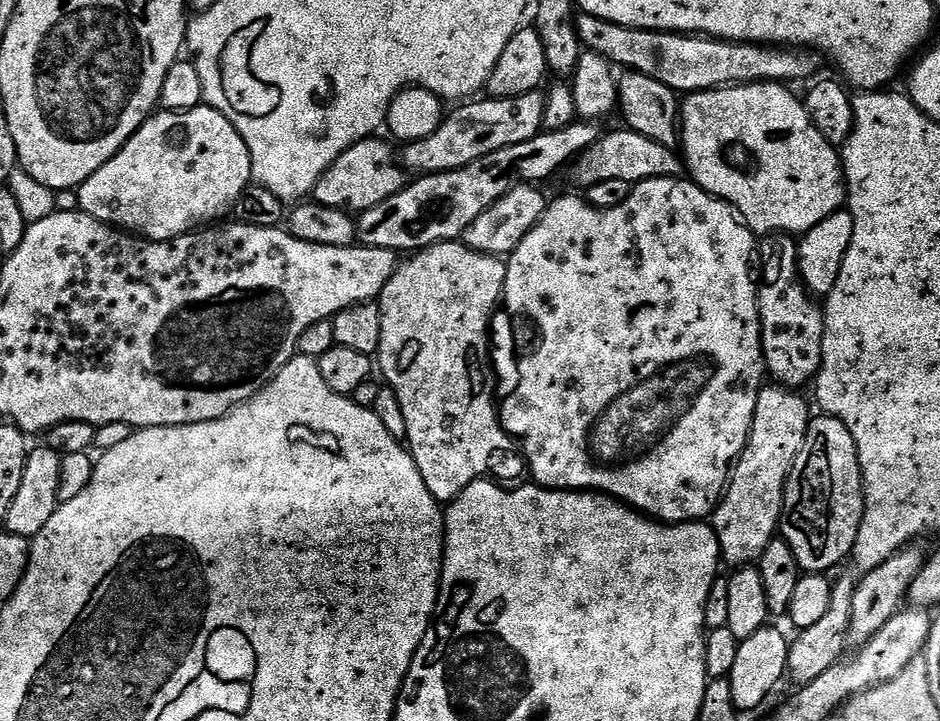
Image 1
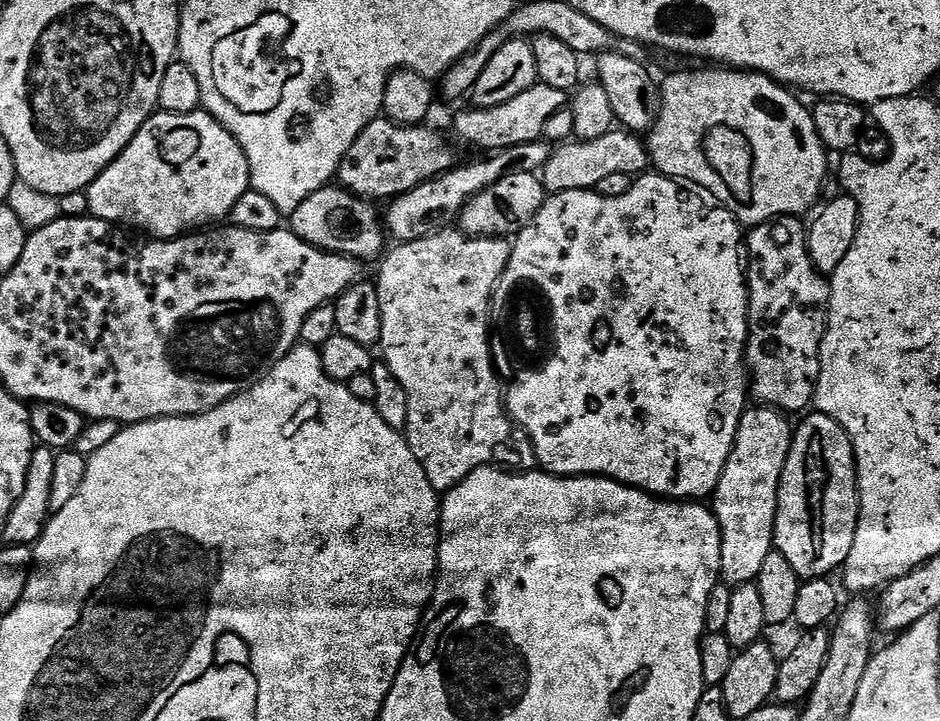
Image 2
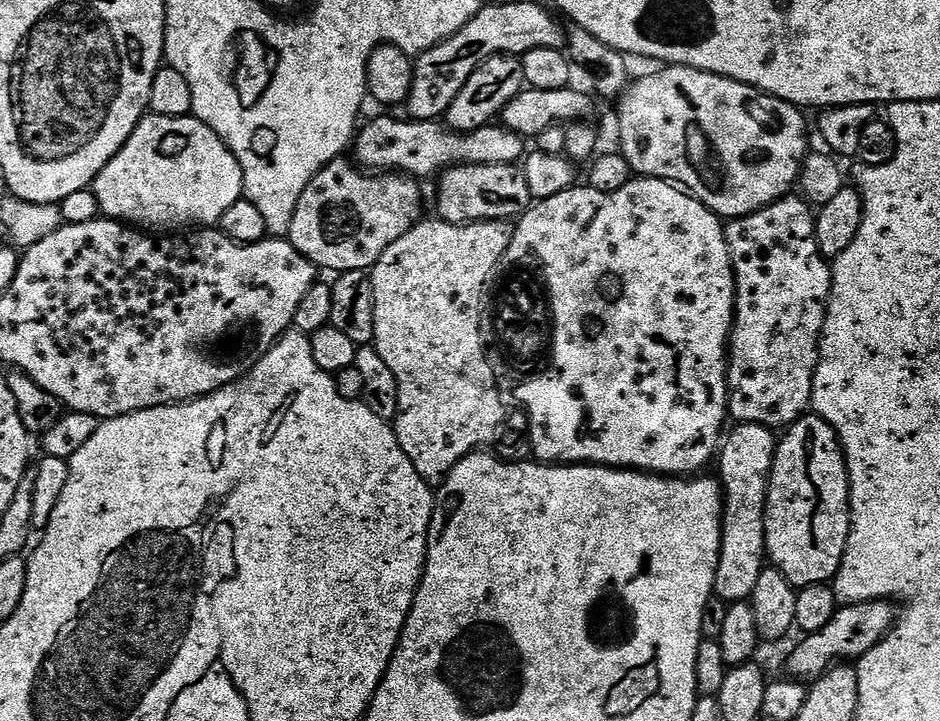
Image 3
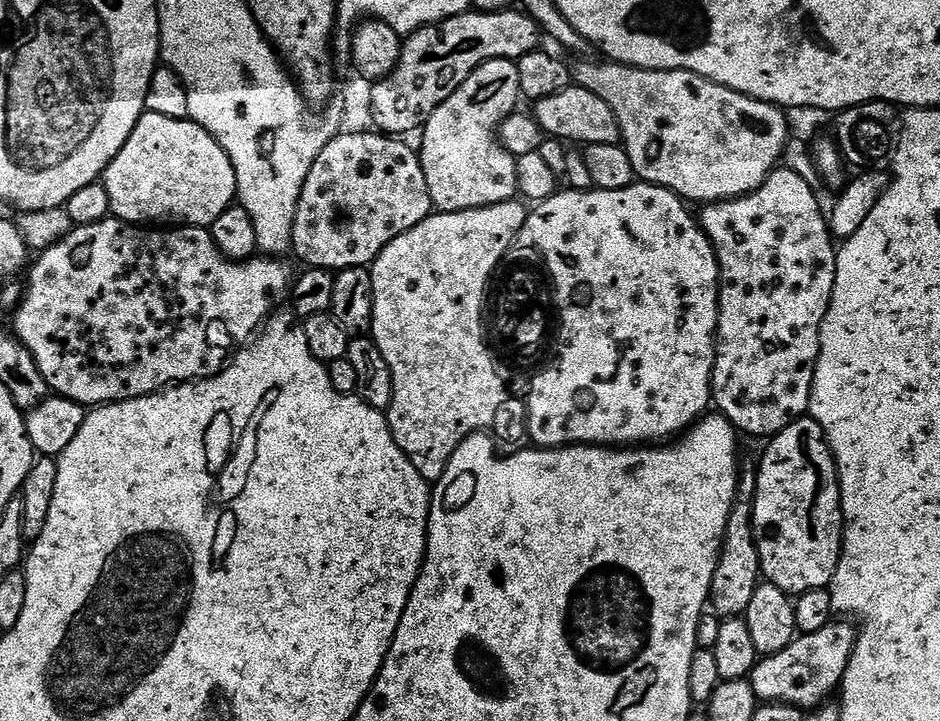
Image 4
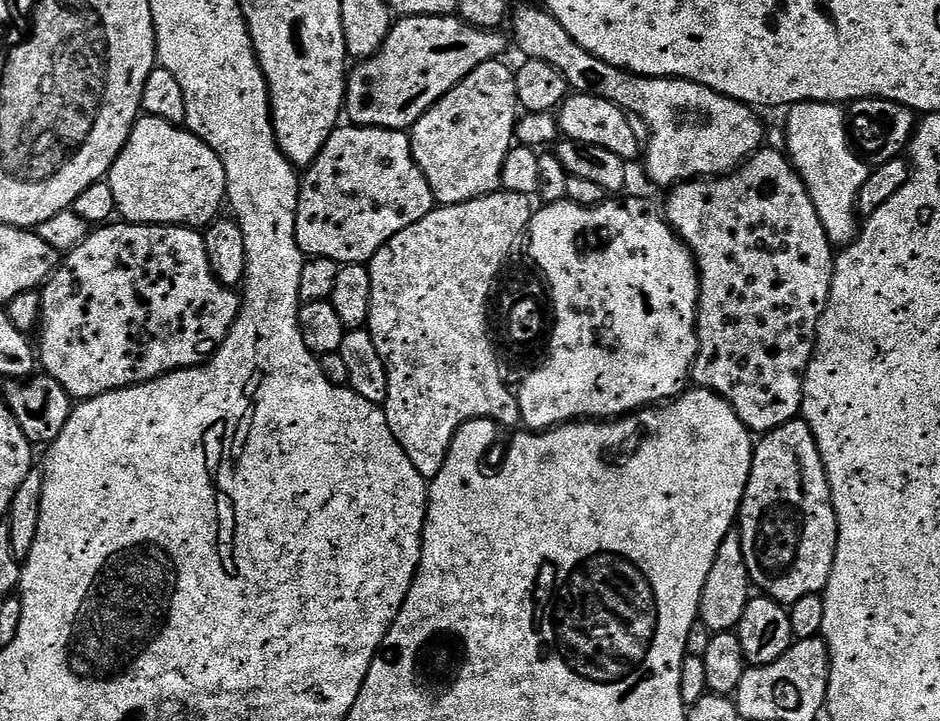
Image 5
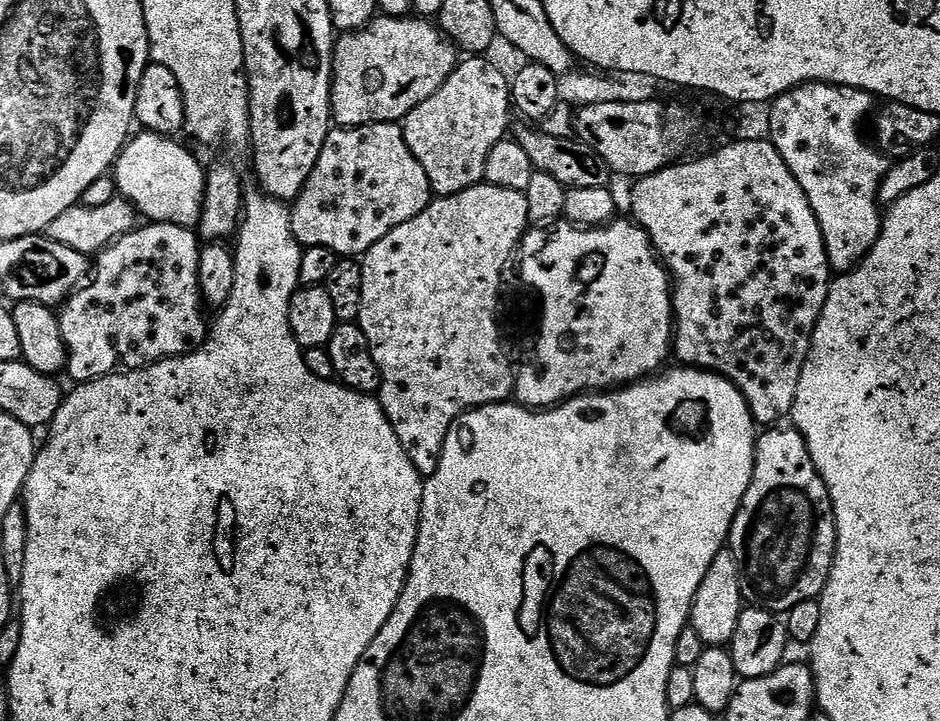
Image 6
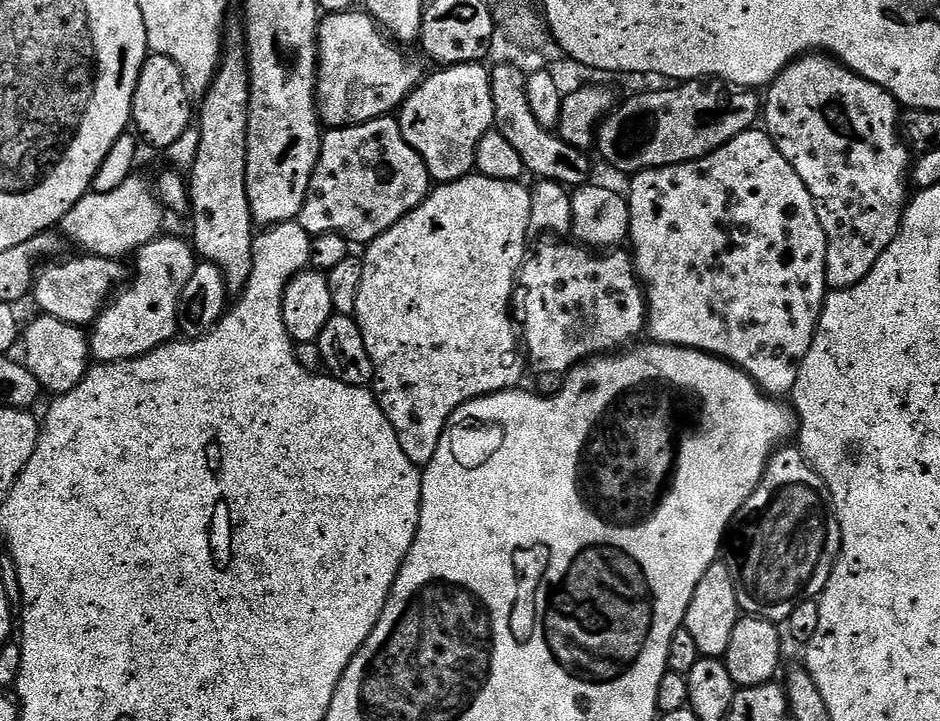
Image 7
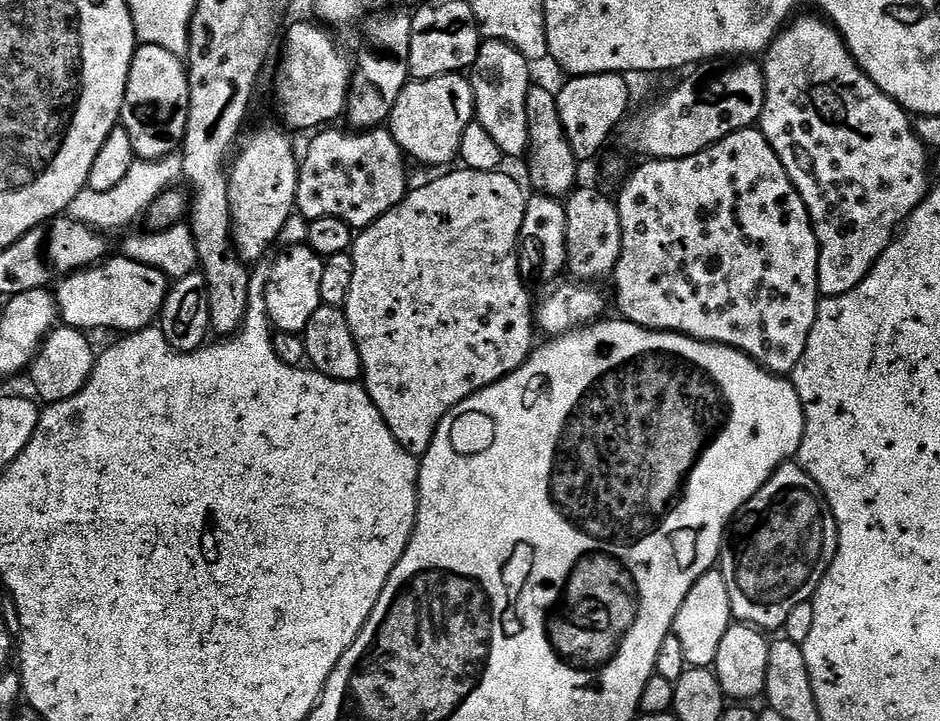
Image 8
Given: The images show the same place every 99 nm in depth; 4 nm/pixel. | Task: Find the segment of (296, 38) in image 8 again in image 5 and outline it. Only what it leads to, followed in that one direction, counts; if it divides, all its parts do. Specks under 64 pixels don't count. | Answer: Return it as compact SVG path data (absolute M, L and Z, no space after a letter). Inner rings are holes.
M459 15L400 16L373 56L359 61L346 77L346 116L361 128L411 129L462 78L482 62L503 57L510 40L503 31L475 28Z

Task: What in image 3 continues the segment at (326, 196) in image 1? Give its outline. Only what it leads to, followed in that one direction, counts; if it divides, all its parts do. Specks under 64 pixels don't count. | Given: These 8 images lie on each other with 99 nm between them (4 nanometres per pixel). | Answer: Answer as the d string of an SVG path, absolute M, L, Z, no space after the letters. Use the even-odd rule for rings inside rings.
M380 116L368 125L361 127L354 137L354 160L361 169L371 170L376 174L403 174L413 178L420 176L439 177L450 168L458 168L462 164L478 166L513 166L519 165L526 155L525 137L519 136L514 130L504 127L503 123L493 122L473 132L454 132L443 123L434 120L414 120L403 118L395 120L392 116Z

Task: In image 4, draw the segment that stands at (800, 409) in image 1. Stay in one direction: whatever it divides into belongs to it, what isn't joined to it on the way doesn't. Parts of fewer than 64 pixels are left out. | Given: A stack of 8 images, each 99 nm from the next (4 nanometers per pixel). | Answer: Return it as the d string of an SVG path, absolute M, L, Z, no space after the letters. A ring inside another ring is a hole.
M744 470L740 473L740 482L736 489L736 504L726 526L724 544L720 547L718 566L714 570L710 608L721 618L740 618L754 598L754 590L762 582L758 546L752 533L752 500L756 497L756 473Z

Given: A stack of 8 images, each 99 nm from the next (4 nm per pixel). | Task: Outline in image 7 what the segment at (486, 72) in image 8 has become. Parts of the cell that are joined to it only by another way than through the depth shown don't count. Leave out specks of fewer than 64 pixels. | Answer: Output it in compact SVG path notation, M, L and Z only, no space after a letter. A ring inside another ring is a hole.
M500 64L497 68L491 69L492 74L492 93L494 94L494 118L496 119L495 131L502 134L502 138L506 138L506 142L510 142L510 146L514 146L514 150L518 150L525 169L529 173L533 172L536 178L540 180L553 180L565 186L579 186L589 183L592 172L592 164L588 161L589 153L587 151L570 146L565 140L560 139L555 131L538 126L538 118L534 118L534 114L530 114L530 102L526 102L526 72L525 69L515 68L512 64Z

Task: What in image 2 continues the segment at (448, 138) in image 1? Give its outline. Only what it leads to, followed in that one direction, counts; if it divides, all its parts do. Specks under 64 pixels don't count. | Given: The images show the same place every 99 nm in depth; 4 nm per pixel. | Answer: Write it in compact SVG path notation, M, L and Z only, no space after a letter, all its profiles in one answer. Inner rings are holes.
M536 83L530 90L522 90L518 98L510 98L510 102L502 102L502 106L493 108L469 107L468 112L460 112L452 124L452 132L470 148L481 148L481 153L491 154L502 148L518 146L522 142L534 142L544 135L546 121L560 108L569 103L567 92L554 90L554 86Z

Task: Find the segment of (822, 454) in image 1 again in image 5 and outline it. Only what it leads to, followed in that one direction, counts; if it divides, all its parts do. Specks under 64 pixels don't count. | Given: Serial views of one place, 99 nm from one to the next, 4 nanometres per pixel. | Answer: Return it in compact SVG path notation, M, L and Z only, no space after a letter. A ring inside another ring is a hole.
M804 419L786 422L773 432L763 433L755 441L750 478L746 494L740 503L738 531L748 576L763 595L777 600L779 604L790 606L798 602L798 598L819 596L823 593L830 578L830 570L834 566L838 522L820 451L814 442L814 434Z

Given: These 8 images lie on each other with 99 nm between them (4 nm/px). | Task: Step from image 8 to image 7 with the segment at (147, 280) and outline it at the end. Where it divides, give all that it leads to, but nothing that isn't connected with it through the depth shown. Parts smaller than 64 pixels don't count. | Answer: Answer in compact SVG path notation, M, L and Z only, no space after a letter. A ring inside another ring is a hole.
M87 254L76 255L80 256L73 260L64 261L64 258L60 258L55 262L45 263L35 273L30 296L31 299L36 299L43 315L53 316L62 322L88 326L99 316L113 293L121 287L125 279L124 268L120 260L107 260Z

